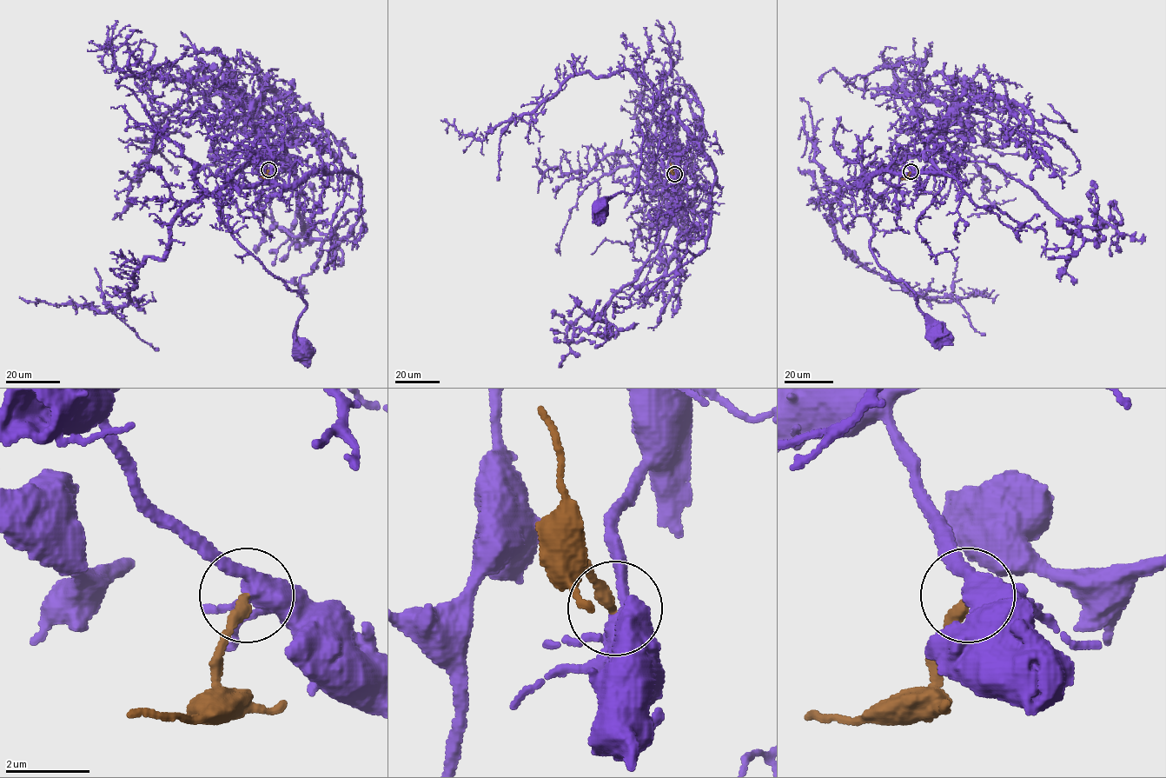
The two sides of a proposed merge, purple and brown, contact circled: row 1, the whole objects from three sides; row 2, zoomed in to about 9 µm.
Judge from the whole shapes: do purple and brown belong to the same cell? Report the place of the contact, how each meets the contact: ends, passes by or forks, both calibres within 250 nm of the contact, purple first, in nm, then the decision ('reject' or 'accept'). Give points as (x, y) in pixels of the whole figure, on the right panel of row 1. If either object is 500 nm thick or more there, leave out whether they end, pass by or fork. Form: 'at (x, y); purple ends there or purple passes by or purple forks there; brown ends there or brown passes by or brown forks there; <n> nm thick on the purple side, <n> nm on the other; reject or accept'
at (910, 171); purple forks there; brown ends there; 440 nm thick on the purple side, 280 nm on the other; reject

